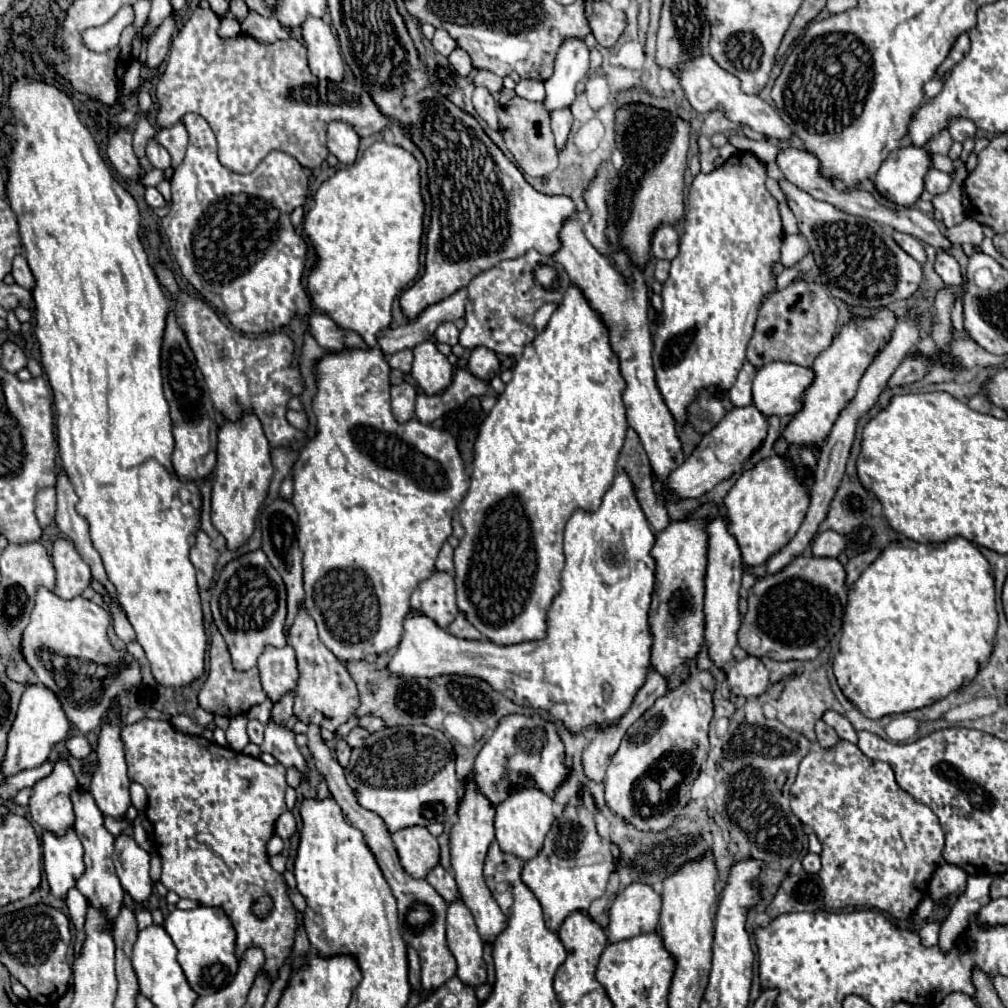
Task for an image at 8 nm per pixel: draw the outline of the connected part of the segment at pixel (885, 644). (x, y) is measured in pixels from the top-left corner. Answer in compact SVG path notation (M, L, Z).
M963 537L927 545L899 539L889 543L849 587L841 649L833 659L833 671L843 695L865 717L881 719L885 715L909 713L973 681L979 667L991 657L997 628L993 573L977 545Z

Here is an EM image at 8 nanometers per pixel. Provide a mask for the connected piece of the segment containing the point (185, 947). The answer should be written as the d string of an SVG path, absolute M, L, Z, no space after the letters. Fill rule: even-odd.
M197 907L191 911L175 909L165 919L165 931L179 951L177 961L195 993L211 995L213 989L219 991L233 981L239 963L235 959L235 929L225 911L219 907Z

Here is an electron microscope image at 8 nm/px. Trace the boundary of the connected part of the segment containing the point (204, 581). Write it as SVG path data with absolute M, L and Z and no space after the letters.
M199 531L197 533L197 543L191 549L191 563L197 569L197 583L199 583L201 589L211 587L217 559L219 559L219 551L213 549L211 539L203 531Z

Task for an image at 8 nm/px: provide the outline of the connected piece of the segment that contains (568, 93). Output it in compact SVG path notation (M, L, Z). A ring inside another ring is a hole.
M567 39L557 53L553 75L545 81L547 97L543 105L547 113L573 105L575 87L587 75L587 69L589 49L579 39Z

